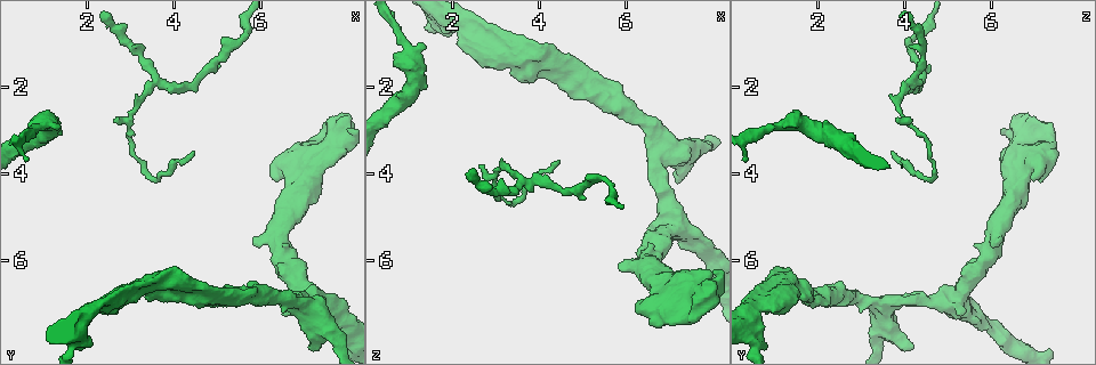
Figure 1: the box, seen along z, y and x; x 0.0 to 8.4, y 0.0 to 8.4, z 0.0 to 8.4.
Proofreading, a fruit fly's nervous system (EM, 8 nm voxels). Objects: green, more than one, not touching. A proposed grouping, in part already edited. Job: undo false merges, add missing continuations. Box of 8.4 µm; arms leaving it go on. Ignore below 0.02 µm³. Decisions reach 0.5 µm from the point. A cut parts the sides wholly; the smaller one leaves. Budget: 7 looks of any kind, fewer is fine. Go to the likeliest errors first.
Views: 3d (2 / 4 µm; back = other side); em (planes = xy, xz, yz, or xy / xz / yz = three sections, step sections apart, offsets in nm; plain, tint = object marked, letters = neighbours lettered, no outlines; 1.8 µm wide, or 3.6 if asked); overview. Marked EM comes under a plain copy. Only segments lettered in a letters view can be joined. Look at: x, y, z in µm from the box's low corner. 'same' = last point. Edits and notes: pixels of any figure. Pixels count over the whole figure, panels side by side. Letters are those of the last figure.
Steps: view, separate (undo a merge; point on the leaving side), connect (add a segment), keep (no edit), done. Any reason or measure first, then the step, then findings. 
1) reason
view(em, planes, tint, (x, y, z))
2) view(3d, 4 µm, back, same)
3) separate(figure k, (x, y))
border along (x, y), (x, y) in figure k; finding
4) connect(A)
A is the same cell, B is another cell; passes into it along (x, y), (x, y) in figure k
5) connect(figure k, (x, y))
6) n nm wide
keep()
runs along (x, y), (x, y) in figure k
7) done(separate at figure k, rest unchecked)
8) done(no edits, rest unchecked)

an open end
view(3d, 4 µm, (2.65, 2.85, 3.80))

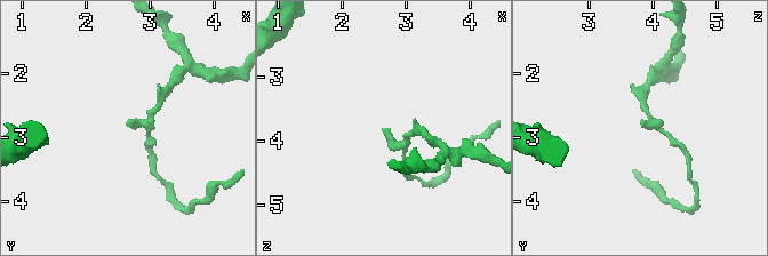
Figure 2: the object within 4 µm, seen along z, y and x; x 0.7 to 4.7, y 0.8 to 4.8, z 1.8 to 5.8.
view(em, planes, letters, (2.70, 2.80, 3.80))

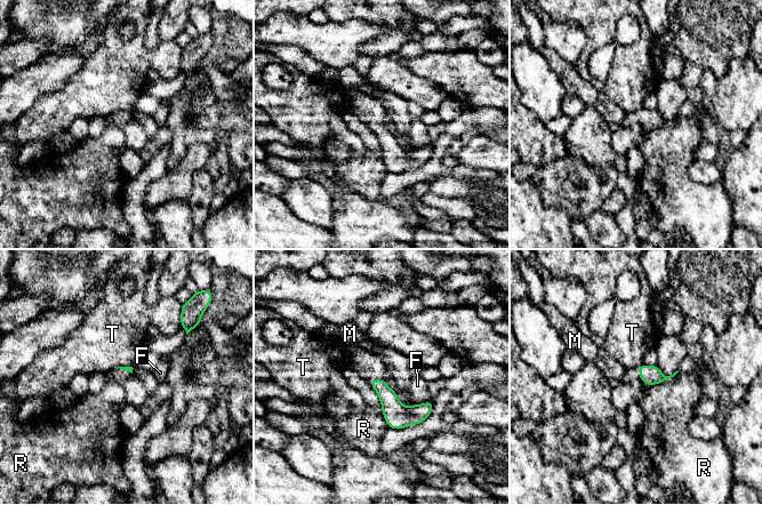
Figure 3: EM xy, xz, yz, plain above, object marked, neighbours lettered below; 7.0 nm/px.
R touches over 260 nm
keep()
F, M, R and T are other cells; border along (396, 394), (401, 402) in figure 3; none of them fits

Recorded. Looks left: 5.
stops while still wide
view(em, yz, step 16, tint, (3.85, 6.90, 1.90))

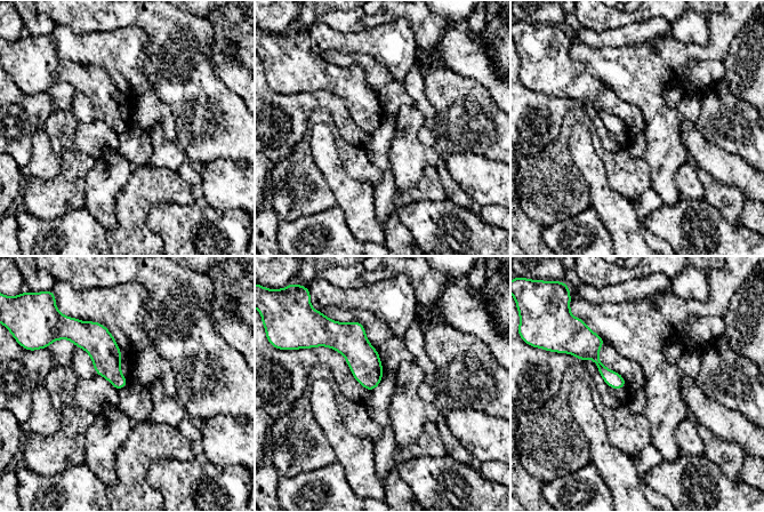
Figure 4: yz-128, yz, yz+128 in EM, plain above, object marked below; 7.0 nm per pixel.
view(em, xy, step 8, letters, same)

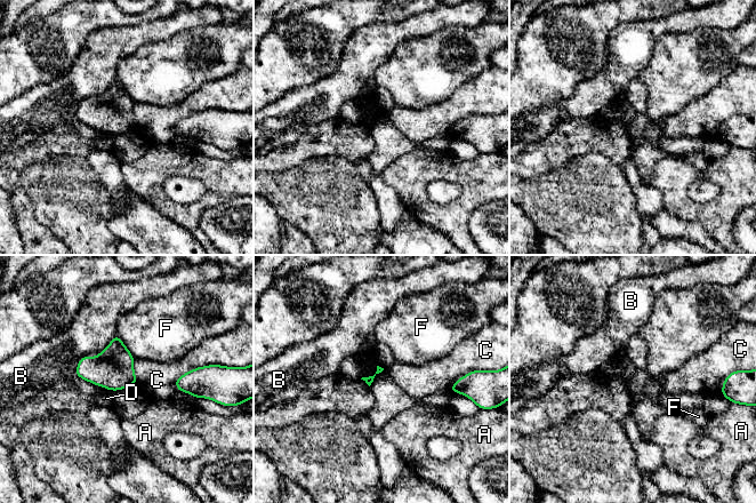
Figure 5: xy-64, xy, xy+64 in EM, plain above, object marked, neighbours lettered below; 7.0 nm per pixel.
keep()
A, B, C, D and F are other cells; border along (202, 366), (183, 373), (176, 390) in figure 5; no lettered segment goes on from it

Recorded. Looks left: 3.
sharp bend
view(em, planes, letters, (6.75, 4.15, 6.70))

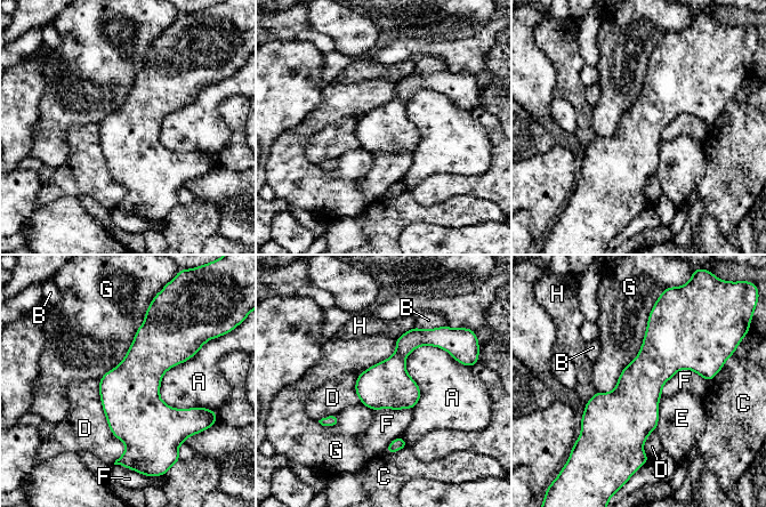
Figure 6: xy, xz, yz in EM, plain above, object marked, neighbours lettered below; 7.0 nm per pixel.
keep()
A, B, C, D, E, F, G and H are other cells; border along (654, 305), (637, 355), (596, 392) in figure 6; continuous, no second neuron

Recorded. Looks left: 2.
done(no edits, rest unchecked)

